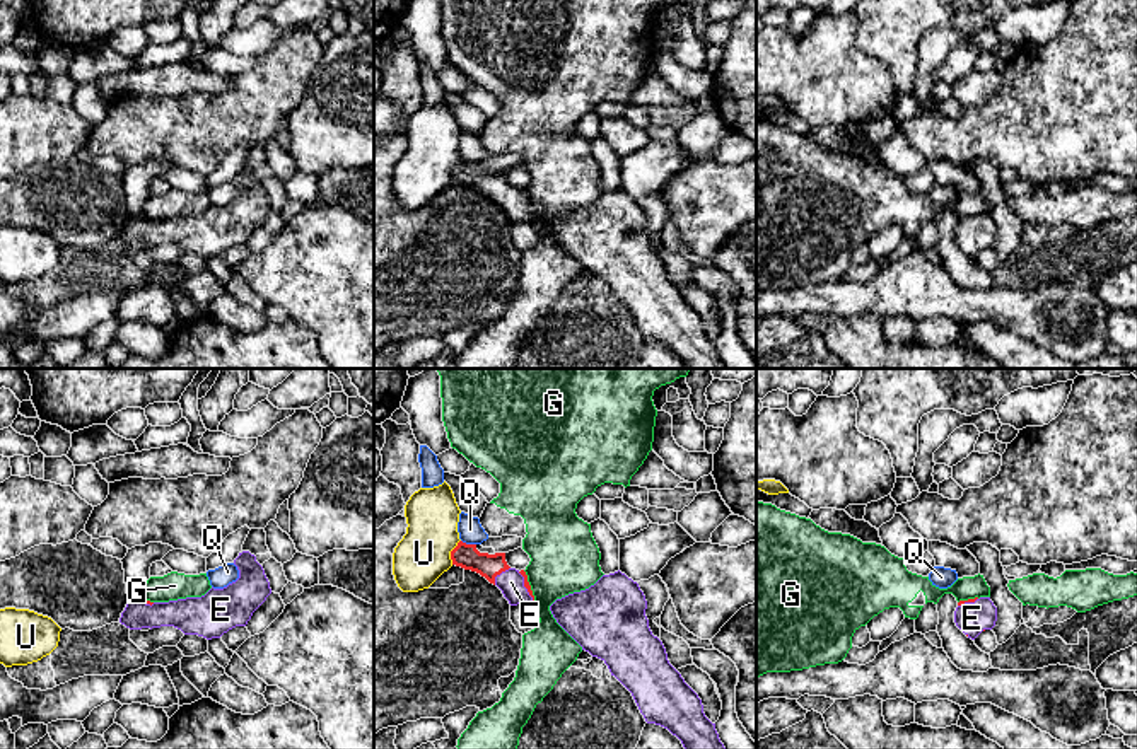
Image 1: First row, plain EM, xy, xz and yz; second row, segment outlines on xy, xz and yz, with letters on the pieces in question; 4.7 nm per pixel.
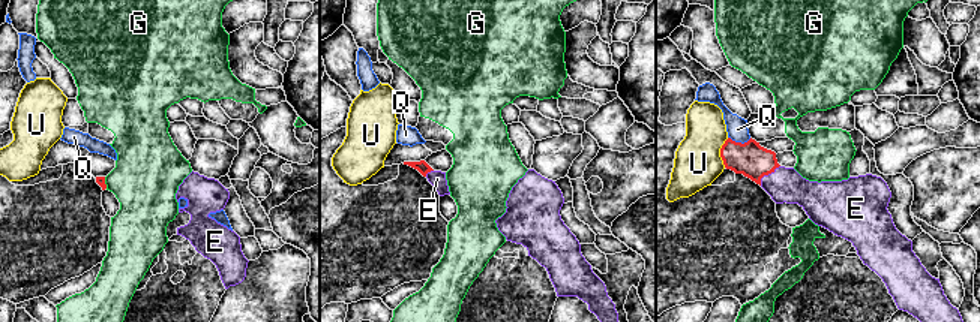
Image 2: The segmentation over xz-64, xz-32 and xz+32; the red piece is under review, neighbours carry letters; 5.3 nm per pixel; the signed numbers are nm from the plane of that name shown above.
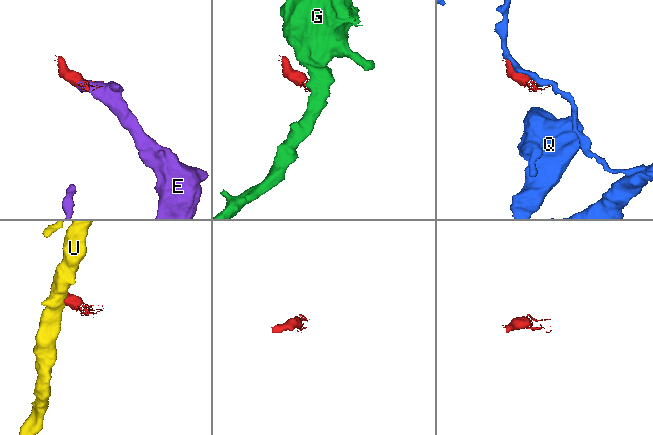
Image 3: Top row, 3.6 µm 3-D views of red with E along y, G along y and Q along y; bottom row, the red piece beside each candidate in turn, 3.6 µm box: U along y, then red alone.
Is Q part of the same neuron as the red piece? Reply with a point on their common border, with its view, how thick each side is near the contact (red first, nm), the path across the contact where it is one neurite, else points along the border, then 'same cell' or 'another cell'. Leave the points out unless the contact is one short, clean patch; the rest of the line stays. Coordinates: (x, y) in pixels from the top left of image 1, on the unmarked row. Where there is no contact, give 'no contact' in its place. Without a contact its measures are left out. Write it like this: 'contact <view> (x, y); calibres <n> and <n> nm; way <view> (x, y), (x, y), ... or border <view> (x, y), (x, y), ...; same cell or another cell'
contact xz (468, 162); calibres 120 and 120 nm; border xz (461, 157), (475, 162); another cell

